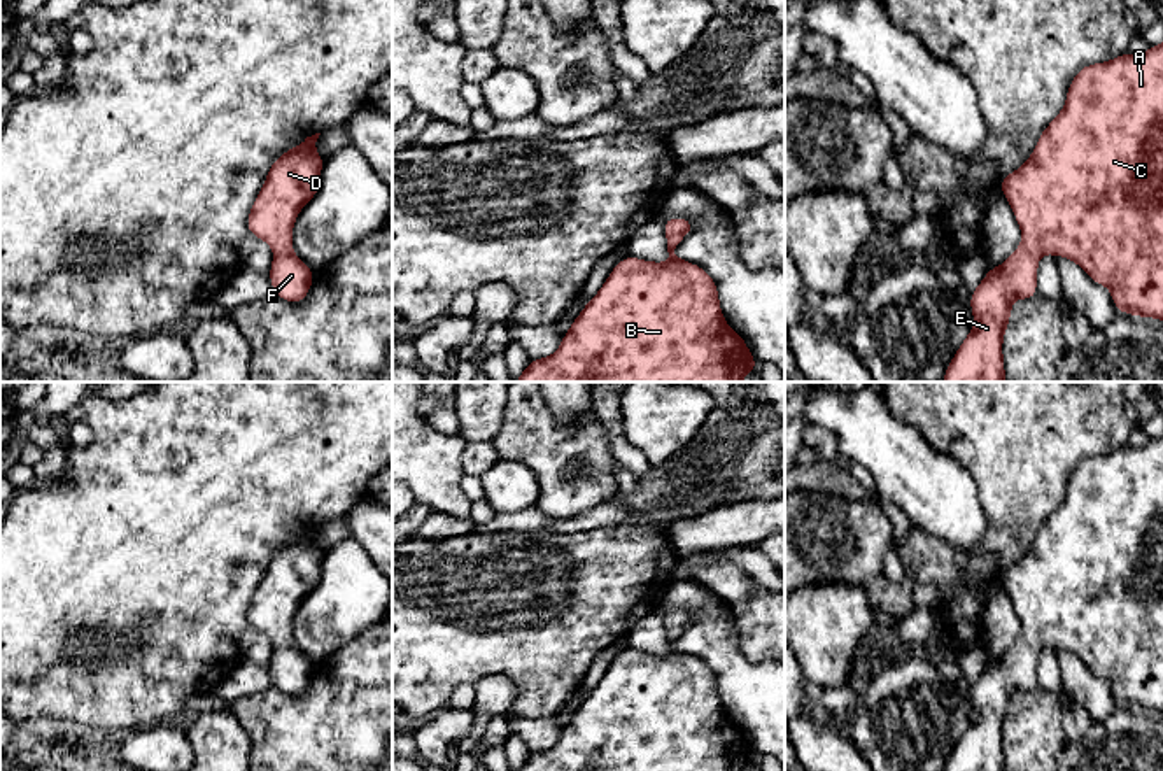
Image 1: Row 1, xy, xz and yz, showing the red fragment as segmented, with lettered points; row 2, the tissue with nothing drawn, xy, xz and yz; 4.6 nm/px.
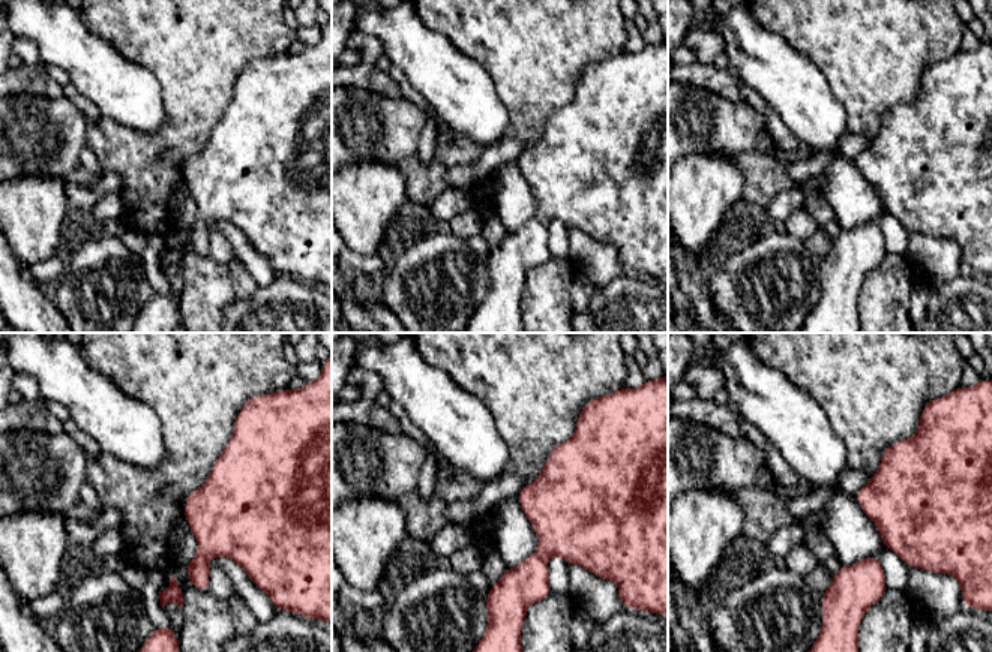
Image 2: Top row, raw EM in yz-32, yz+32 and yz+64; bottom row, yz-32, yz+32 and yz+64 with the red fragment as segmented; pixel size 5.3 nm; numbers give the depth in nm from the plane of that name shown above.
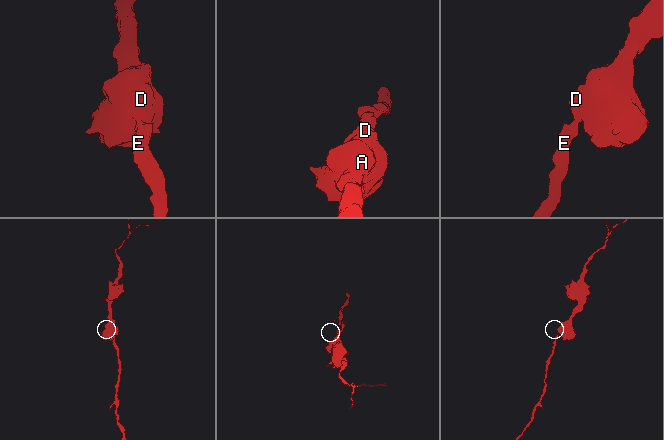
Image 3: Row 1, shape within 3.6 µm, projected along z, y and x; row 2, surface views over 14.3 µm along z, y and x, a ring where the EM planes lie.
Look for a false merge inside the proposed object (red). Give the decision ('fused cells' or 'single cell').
single cell

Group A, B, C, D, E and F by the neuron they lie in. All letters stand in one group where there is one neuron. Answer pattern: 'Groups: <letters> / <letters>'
Groups: A B C D E F

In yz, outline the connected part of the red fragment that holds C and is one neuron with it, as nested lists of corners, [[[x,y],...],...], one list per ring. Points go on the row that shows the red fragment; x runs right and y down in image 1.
[[[1163,44],[1151,46],[1144,54],[1124,53],[1103,63],[1082,67],[1072,79],[1061,112],[1042,130],[1033,152],[1021,168],[1002,177],[1000,189],[1012,209],[1021,228],[1021,245],[1000,265],[991,266],[979,286],[970,294],[970,310],[976,326],[949,361],[942,382],[1005,382],[1004,333],[1011,322],[1011,308],[1016,298],[1032,300],[1037,296],[1037,270],[1042,254],[1061,256],[1079,265],[1088,277],[1110,289],[1112,303],[1119,314],[1151,317],[1163,321]]]

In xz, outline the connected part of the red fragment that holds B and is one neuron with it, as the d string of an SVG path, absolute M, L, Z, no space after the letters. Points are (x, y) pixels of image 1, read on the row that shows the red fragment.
M685 217L664 221L669 261L634 256L618 261L560 347L548 357L529 359L515 382L741 382L757 370L744 338L723 319L713 277L674 256L694 228Z

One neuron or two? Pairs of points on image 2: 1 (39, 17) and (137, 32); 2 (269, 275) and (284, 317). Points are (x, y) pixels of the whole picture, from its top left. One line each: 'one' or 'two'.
1: two
2: two

